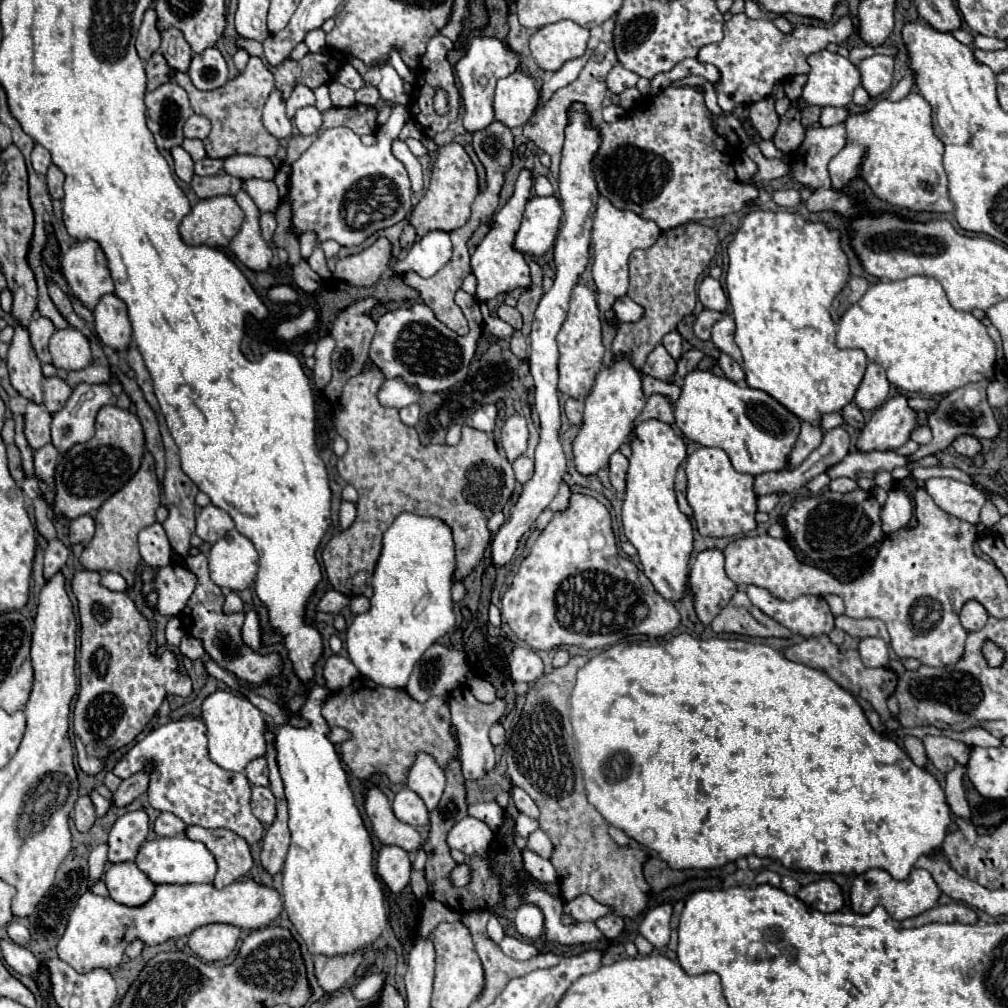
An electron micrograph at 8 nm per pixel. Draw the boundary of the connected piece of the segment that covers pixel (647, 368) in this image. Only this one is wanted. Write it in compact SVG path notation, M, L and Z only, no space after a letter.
M656 345L652 355L648 355L648 359L646 359L642 373L652 375L660 381L668 381L670 375L676 373L676 361L668 355L668 351L662 345Z

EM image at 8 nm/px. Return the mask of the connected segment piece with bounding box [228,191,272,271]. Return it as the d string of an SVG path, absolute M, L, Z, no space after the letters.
M238 191L234 199L244 211L244 223L228 247L236 255L236 259L242 261L248 269L268 271L272 261L272 251L260 235L260 211L244 191Z

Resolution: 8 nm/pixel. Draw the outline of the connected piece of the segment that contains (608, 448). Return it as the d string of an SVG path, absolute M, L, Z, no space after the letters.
M618 359L610 367L604 367L586 397L584 419L580 425L578 435L574 437L572 451L574 451L574 465L580 475L596 475L602 467L608 465L610 455L628 439L636 417L640 415L646 397L642 393L640 373L630 365L628 359Z

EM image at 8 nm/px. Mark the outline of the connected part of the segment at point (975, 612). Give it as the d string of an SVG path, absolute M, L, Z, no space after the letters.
M968 601L960 611L960 623L966 631L980 631L986 619L988 619L988 613L978 601Z

